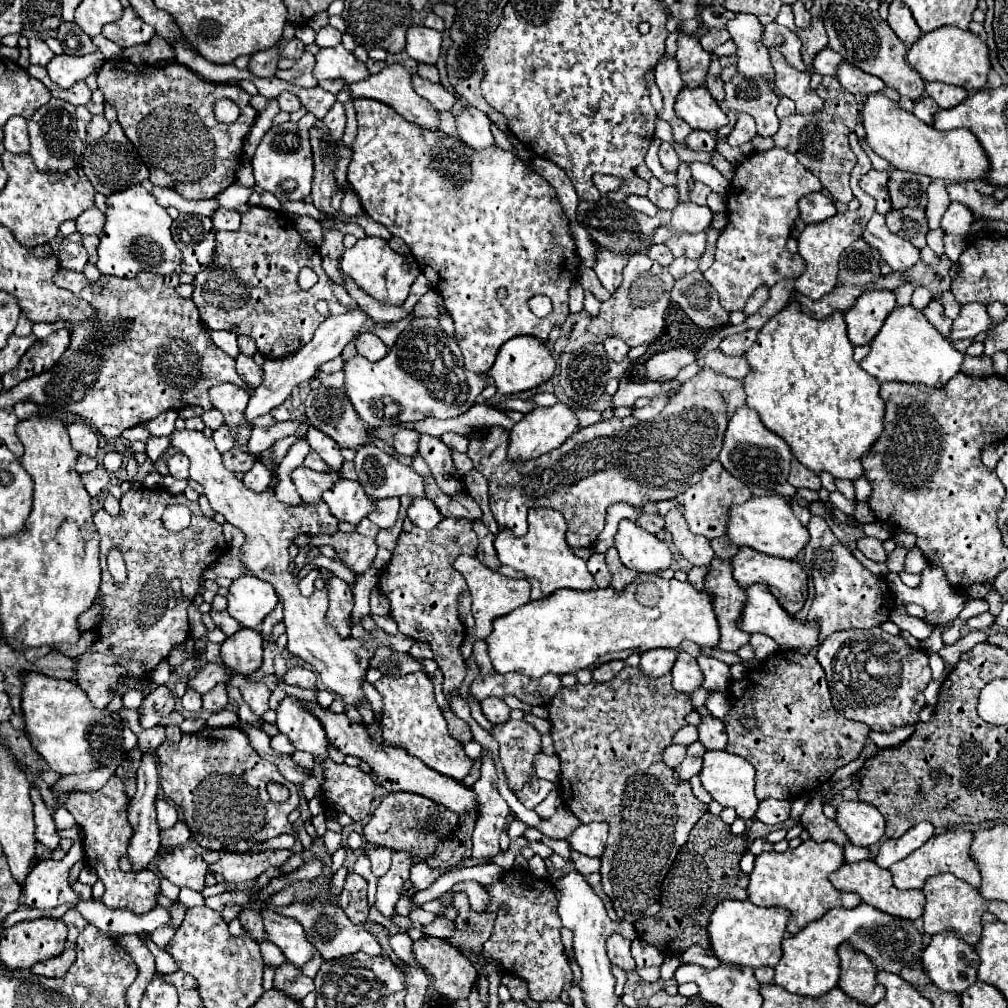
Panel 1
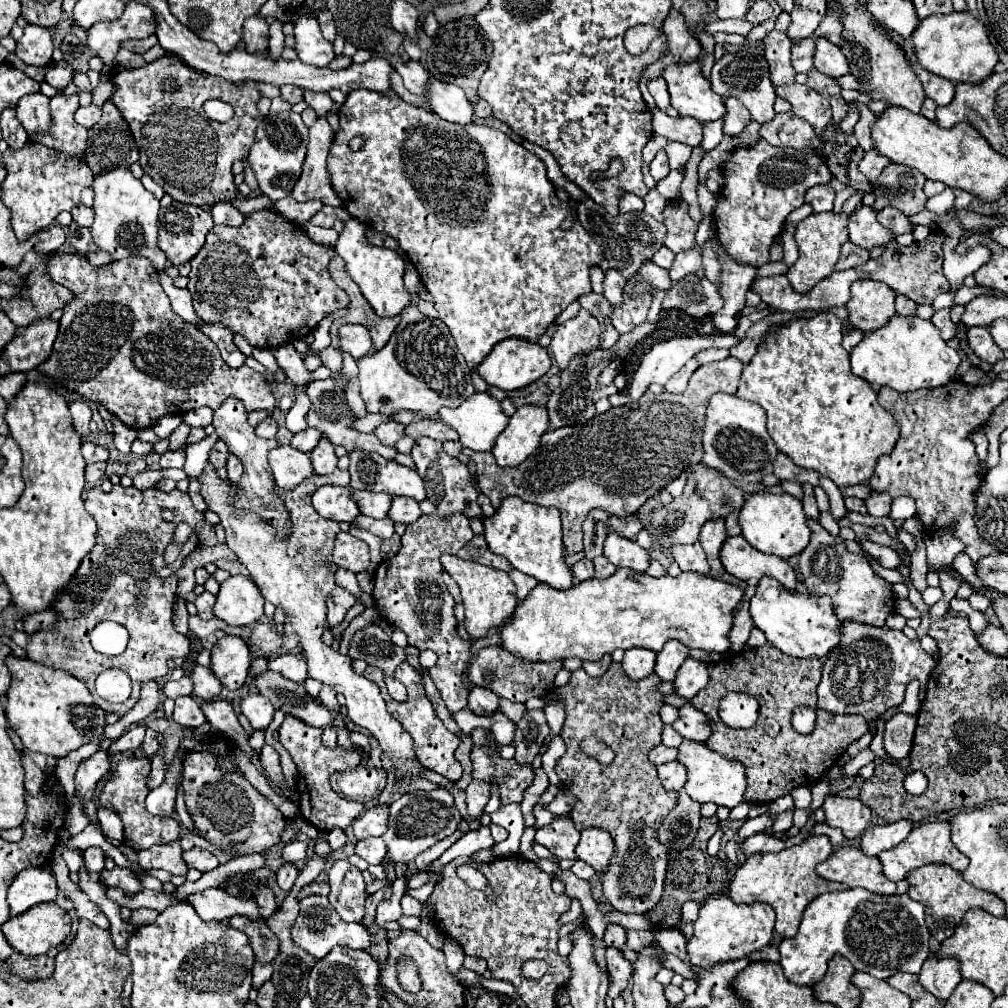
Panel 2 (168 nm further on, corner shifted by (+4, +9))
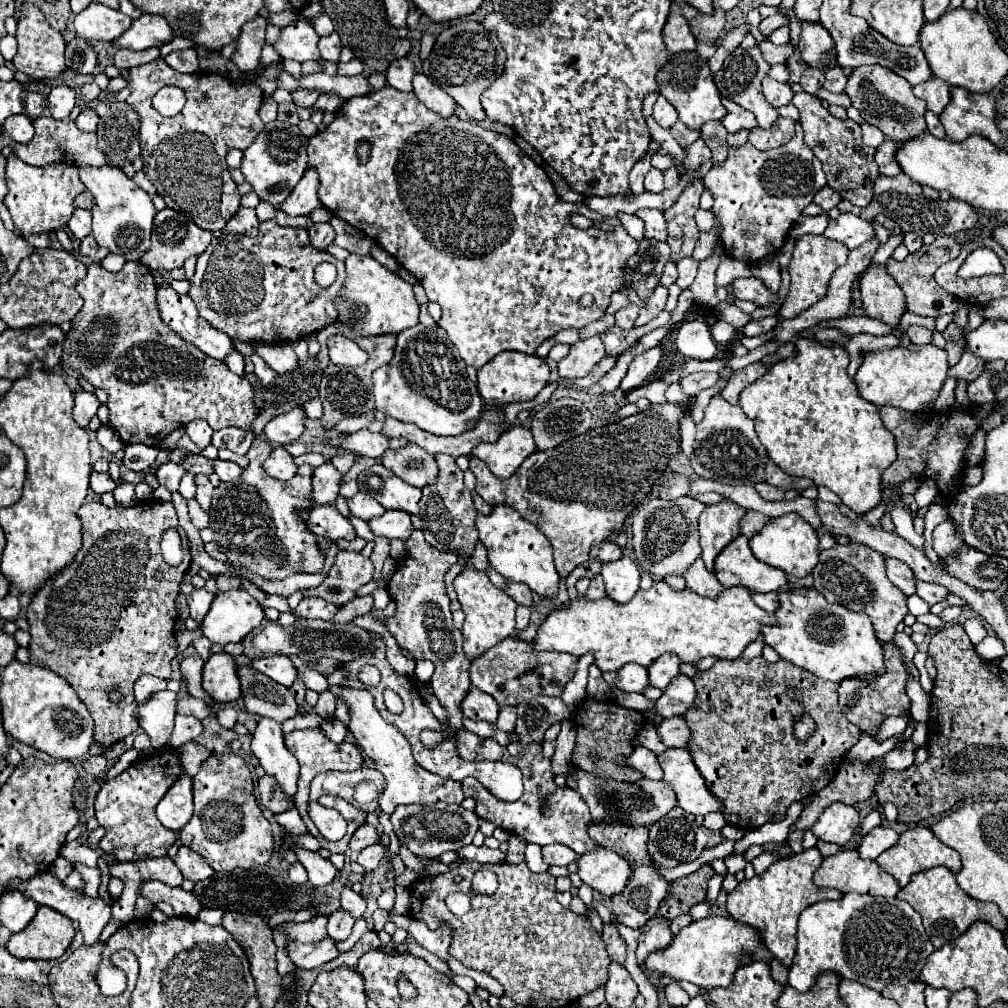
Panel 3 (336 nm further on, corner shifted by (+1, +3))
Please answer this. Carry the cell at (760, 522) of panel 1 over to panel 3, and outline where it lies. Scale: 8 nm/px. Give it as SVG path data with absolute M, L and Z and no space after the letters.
M796 513L770 519L770 523L758 535L754 535L750 539L750 549L752 549L754 557L760 559L762 563L782 569L784 573L794 575L794 577L806 577L808 573L812 573L812 569L818 563L818 555L820 555L816 529L812 525L808 525Z

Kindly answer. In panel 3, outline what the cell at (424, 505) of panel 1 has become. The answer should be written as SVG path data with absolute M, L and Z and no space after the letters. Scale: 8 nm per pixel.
M386 511L378 519L370 519L368 527L376 537L400 539L400 541L406 541L412 533L410 515L406 515L404 511Z

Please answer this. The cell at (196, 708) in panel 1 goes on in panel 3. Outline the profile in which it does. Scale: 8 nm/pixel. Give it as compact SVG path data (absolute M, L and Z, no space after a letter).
M176 715L170 745L180 747L180 745L184 745L188 741L194 741L202 731L204 731L202 721L194 719L194 717L188 717L188 715Z

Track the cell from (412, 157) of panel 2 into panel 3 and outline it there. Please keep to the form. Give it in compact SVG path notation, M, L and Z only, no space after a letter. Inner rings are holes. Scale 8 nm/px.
M386 85L380 91L372 91L368 95L352 97L352 99L344 101L336 109L334 121L324 131L320 131L320 133L316 133L314 137L308 139L306 151L308 151L308 167L314 167L316 173L318 173L318 179L320 179L318 199L320 199L322 207L326 207L332 215L340 217L348 225L360 229L364 235L374 239L384 251L388 251L406 271L410 271L422 283L428 299L442 307L442 319L438 321L438 325L448 333L448 337L456 345L460 357L468 365L474 365L476 369L486 365L494 355L498 355L502 351L520 351L520 353L534 355L536 347L542 341L554 337L558 331L562 331L562 329L582 329L584 325L600 319L610 305L610 295L628 287L626 279L624 279L624 269L626 269L626 261L638 251L638 243L626 233L626 229L622 227L618 217L604 219L596 211L590 211L584 203L562 201L556 195L556 189L554 189L550 177L546 175L546 171L540 165L536 165L510 137L500 135L500 133L490 131L490 129L482 129L474 121L460 121L456 115L442 117L442 115L430 111L428 107L424 107L412 93L394 91L394 87ZM362 141L370 143L370 155L368 155L366 163L362 163L358 153L356 153L356 149ZM574 213L584 215L592 223L604 219L616 231L604 233L604 231L594 229L594 227L578 229L570 223L570 215L574 215ZM586 293L592 295L594 301L588 307L580 307L580 297L586 295Z

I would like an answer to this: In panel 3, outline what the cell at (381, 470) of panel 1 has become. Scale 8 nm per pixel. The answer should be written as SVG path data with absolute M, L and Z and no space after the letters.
M374 465L358 475L360 491L374 497L384 509L398 509L410 515L418 515L420 489L408 485L400 477L392 475L384 465Z

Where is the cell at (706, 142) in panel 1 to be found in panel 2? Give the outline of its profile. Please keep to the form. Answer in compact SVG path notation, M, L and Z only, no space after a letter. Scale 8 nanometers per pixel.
M653 111L653 133L669 141L679 141L697 147L703 141L703 125L693 117L669 117L663 111Z

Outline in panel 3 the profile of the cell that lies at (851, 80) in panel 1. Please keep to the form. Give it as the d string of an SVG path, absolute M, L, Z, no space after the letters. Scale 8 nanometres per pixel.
M802 23L798 49L800 49L802 61L808 63L810 67L826 69L828 63L836 57L836 53L832 51L834 41L820 23Z

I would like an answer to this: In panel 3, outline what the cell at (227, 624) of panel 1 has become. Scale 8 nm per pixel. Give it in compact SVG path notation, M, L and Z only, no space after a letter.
M194 589L186 597L186 603L188 603L188 609L190 609L190 617L196 623L202 623L202 617L208 613L208 609L212 605L212 599L214 599L214 593L208 593L206 589Z

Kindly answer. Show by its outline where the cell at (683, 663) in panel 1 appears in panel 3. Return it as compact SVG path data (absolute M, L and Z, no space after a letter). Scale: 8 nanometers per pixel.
M662 655L658 657L650 667L648 667L648 679L650 679L650 685L652 687L658 687L658 689L666 689L668 683L672 681L674 675L678 675L680 667L680 659L676 655Z

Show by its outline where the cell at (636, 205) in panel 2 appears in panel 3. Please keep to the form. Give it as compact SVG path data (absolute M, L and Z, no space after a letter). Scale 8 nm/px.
M618 213L618 219L622 221L624 229L636 239L640 241L644 237L644 221L638 219L636 215L628 215L628 213Z

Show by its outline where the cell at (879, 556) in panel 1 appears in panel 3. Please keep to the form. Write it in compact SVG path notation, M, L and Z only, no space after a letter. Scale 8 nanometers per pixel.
M888 557L888 559L886 559L886 573L888 573L888 579L890 579L904 595L914 595L914 593L916 593L916 579L914 579L914 573L910 571L910 567L906 567L906 563Z

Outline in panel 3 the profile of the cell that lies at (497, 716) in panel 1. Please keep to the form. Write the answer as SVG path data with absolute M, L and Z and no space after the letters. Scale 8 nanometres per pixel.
M472 687L466 693L466 697L462 699L460 709L462 709L464 717L468 717L468 719L480 719L480 721L496 723L500 707L498 707L498 703L494 703L494 699L490 699L490 695Z

